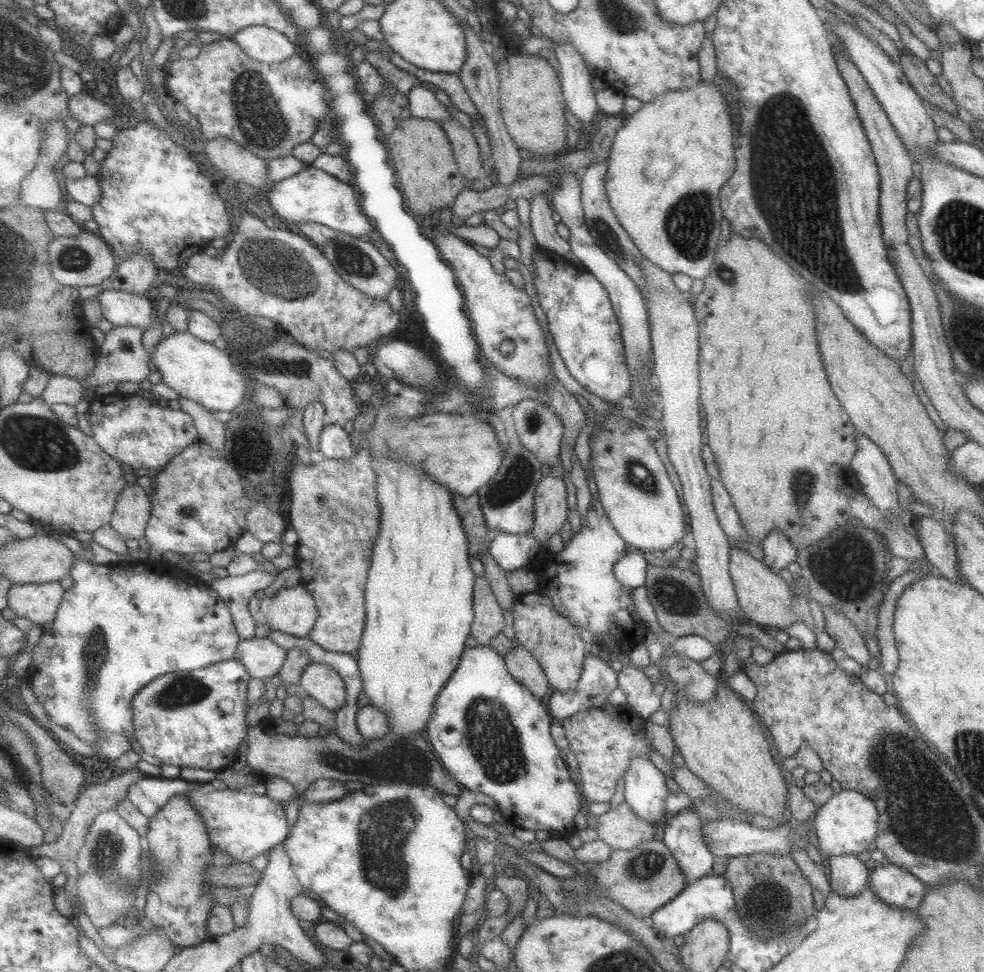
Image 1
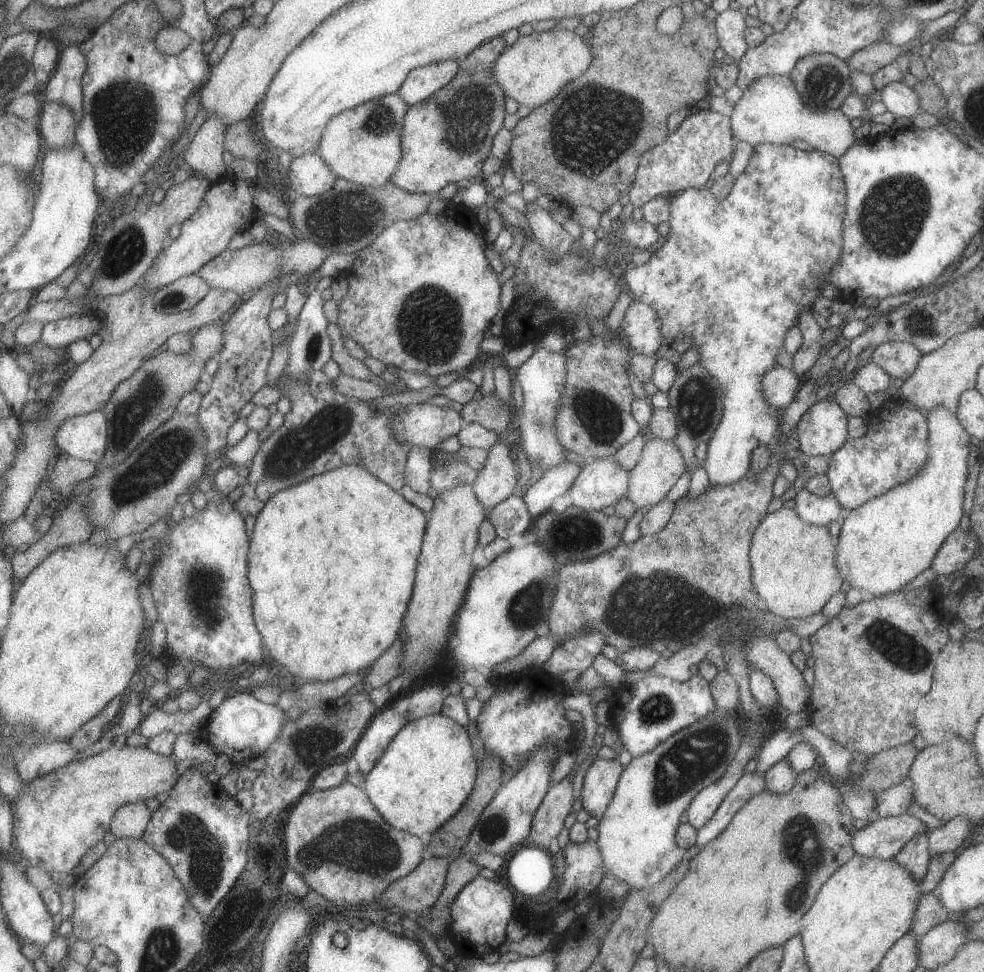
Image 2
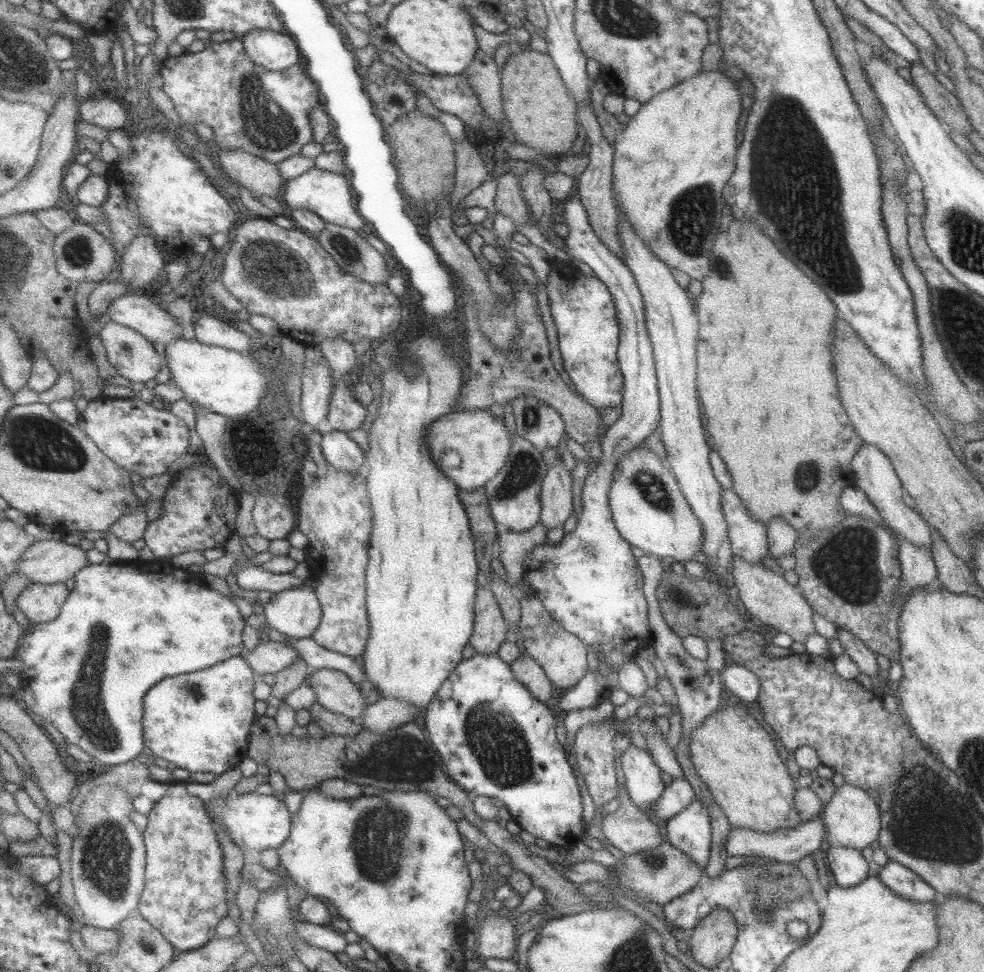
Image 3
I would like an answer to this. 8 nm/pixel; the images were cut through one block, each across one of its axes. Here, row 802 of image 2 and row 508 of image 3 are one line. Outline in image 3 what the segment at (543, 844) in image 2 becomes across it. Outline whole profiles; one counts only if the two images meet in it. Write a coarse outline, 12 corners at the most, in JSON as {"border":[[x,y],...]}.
{"border":[[571,462],[549,469],[540,523],[561,528],[573,516]]}

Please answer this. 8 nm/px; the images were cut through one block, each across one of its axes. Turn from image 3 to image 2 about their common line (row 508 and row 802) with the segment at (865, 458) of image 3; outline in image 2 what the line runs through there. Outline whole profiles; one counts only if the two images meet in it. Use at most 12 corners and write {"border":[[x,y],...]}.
{"border":[[908,782],[874,794],[879,817],[907,813],[912,800]]}

